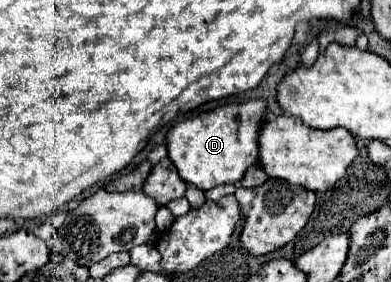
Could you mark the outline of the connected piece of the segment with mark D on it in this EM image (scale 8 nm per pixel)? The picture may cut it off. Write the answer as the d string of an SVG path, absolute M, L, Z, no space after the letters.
M263 99L241 105L231 103L217 111L175 123L167 133L167 151L179 171L179 177L203 191L217 185L239 183L245 171L257 163L257 137L259 127L265 121L265 109Z

